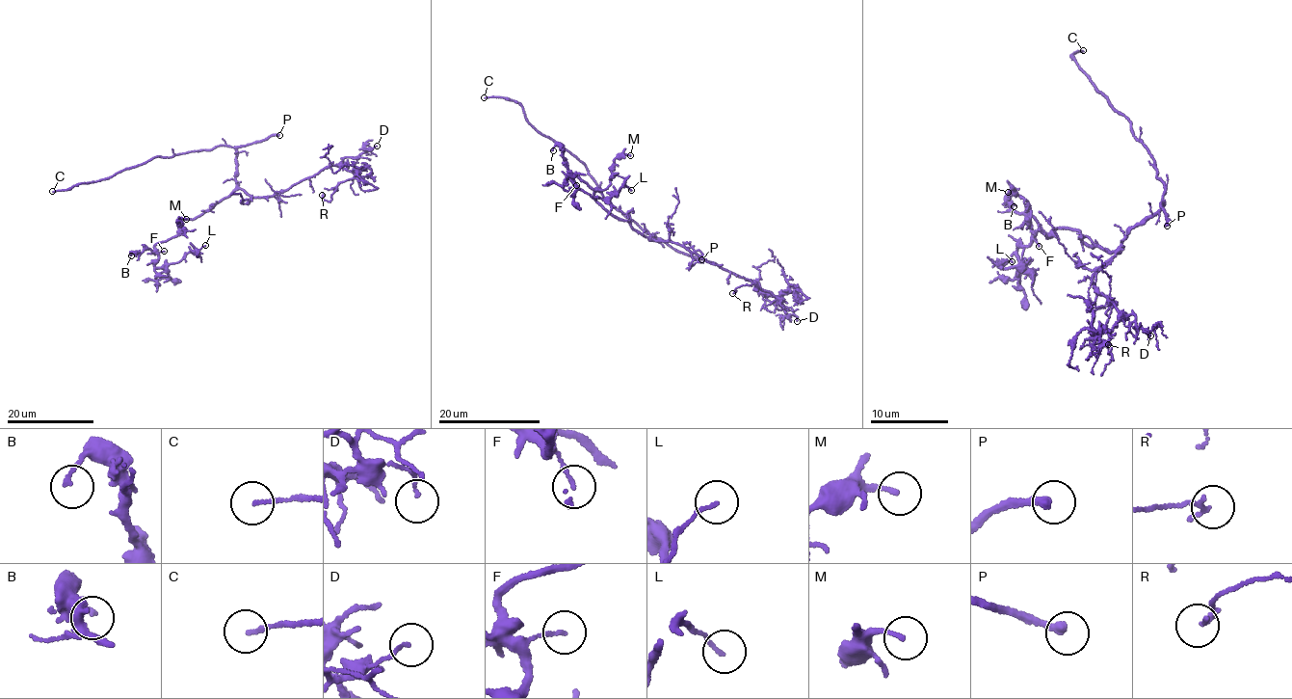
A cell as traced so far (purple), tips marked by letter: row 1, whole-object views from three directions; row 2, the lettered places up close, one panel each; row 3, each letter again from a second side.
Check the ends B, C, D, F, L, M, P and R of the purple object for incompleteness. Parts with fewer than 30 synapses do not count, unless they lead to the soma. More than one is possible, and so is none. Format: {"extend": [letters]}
{"extend": ["C", "P"]}

